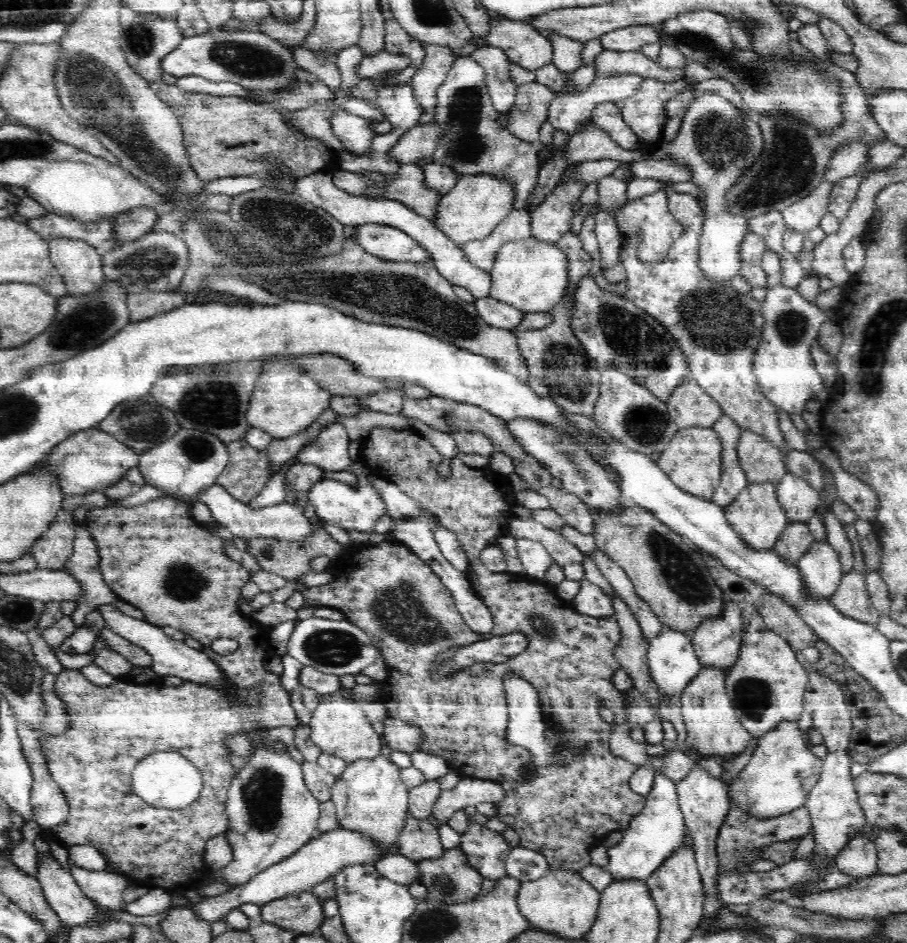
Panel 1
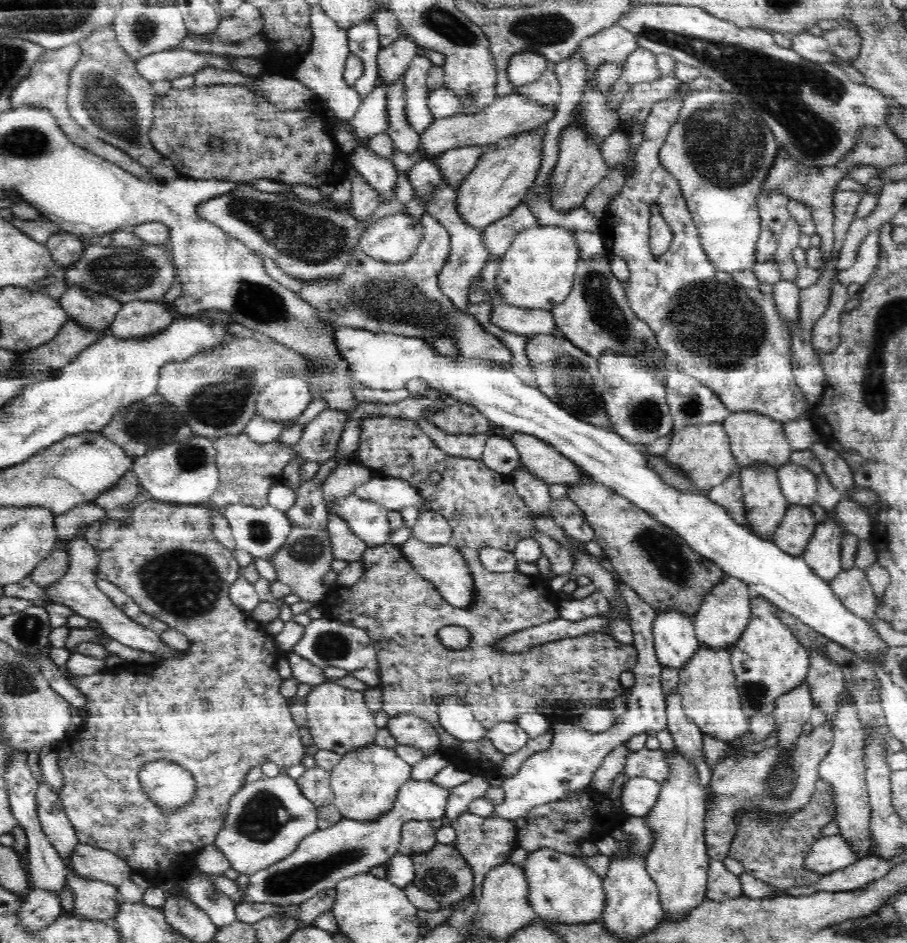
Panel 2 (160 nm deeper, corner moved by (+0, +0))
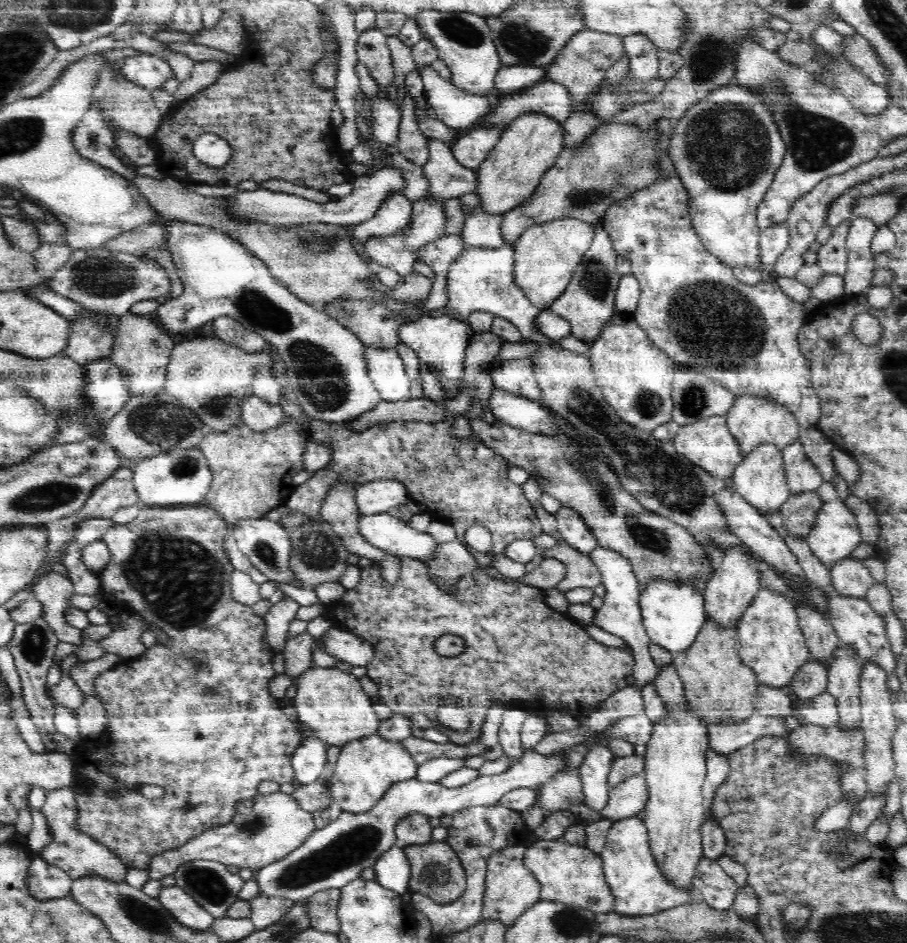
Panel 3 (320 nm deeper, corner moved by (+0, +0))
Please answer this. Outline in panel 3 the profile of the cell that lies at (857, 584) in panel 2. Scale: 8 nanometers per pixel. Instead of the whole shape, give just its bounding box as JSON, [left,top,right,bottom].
[829,556,874,599]

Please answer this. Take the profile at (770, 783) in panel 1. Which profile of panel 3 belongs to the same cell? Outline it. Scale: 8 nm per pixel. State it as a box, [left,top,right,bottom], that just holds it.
[785,658,829,705]

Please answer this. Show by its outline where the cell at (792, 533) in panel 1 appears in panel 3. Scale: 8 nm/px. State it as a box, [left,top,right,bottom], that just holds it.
[779,491,824,539]

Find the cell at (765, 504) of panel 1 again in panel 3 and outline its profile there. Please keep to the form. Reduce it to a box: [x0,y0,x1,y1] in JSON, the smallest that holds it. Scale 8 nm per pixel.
[731,443,791,515]

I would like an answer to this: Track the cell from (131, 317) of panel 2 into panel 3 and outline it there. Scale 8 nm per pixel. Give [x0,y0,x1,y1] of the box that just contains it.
[109,312,175,395]

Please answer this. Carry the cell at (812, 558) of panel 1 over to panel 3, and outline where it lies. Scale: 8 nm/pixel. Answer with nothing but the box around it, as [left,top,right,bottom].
[806,498,862,568]

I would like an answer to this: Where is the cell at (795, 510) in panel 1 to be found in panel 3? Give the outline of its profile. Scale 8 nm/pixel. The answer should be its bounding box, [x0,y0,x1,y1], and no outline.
[781,441,824,493]

